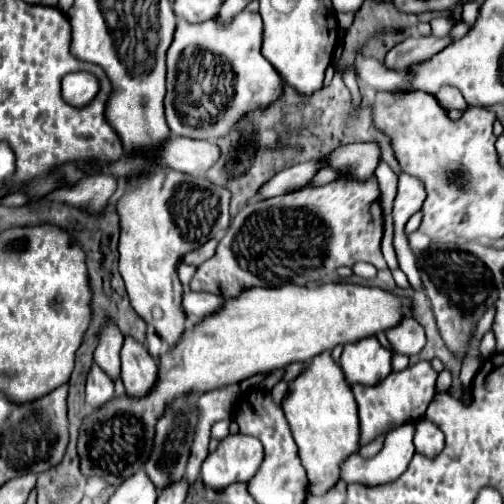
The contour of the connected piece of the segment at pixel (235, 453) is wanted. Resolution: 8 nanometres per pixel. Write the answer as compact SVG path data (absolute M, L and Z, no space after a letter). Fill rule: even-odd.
M247 434L225 436L217 450L211 452L203 466L203 484L211 490L221 490L233 482L249 482L263 462L263 446Z

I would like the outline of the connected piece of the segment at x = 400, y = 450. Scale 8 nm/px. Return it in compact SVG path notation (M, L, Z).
M403 424L391 430L385 438L385 444L377 456L371 460L363 460L357 452L347 456L341 464L341 478L349 482L363 482L363 484L385 484L397 480L409 466L415 446L413 446L415 426Z

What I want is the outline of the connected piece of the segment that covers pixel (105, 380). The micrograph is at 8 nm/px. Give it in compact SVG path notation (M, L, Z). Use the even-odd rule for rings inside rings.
M93 362L87 376L87 404L95 410L109 402L113 396L113 380L109 380L109 376L105 376L105 372L101 372L101 368L97 368L97 364Z

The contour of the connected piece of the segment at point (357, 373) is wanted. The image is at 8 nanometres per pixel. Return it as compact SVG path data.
M369 336L357 344L345 344L339 364L349 384L373 386L391 372L391 356L375 336Z

